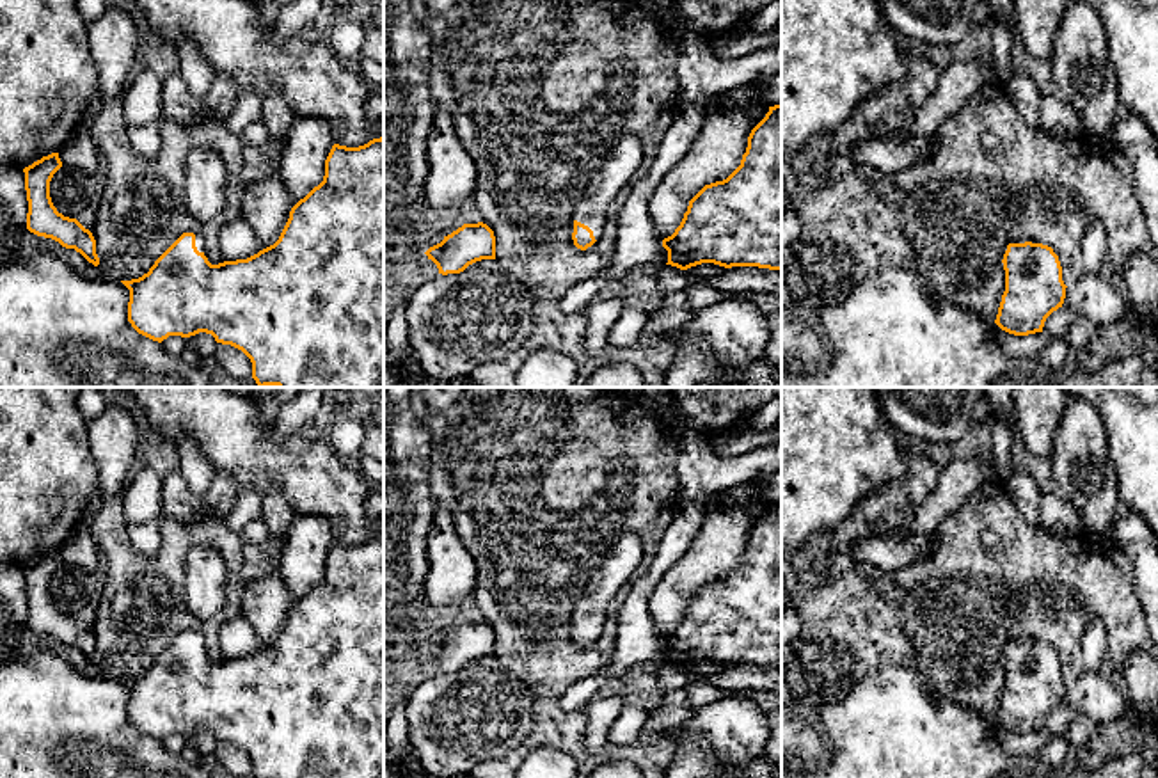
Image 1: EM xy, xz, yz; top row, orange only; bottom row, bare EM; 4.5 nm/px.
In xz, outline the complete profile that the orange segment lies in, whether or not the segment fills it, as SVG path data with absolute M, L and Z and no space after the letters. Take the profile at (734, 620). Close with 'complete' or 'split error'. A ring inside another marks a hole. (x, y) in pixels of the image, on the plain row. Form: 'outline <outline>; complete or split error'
outline M781 501L769 504L751 528L741 563L689 599L680 623L662 638L662 645L668 648L666 663L680 668L702 661L781 668Z; complete

